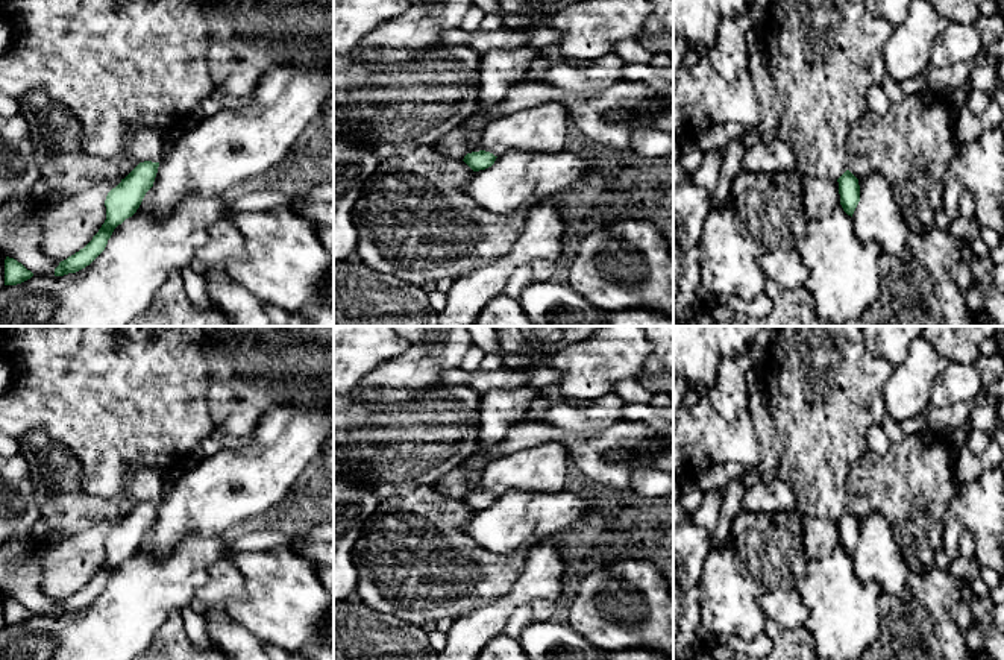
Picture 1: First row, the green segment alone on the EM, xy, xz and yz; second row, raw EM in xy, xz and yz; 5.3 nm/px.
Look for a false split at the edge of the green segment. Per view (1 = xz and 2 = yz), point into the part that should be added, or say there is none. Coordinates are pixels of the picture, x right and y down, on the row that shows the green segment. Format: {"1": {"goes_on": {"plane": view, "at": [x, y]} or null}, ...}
{"1": {"goes_on": null}, "2": {"goes_on": null}}

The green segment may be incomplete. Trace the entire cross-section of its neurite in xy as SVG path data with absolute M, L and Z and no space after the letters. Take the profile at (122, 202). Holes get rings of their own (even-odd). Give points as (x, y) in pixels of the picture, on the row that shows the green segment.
M140 162L105 200L106 220L93 240L79 252L61 261L55 276L76 273L89 266L106 247L114 229L140 208L146 193L153 187L159 162Z

